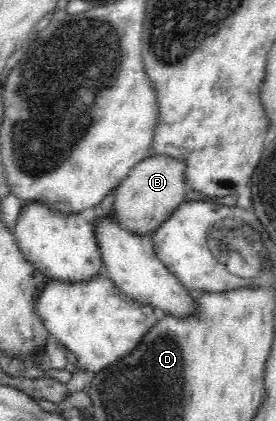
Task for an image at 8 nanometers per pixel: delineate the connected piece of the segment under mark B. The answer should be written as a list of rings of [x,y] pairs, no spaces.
[[[153,152],[131,167],[129,174],[118,183],[113,203],[113,213],[120,220],[120,224],[138,234],[150,235],[185,200],[188,190],[186,169],[188,164],[184,160]]]

